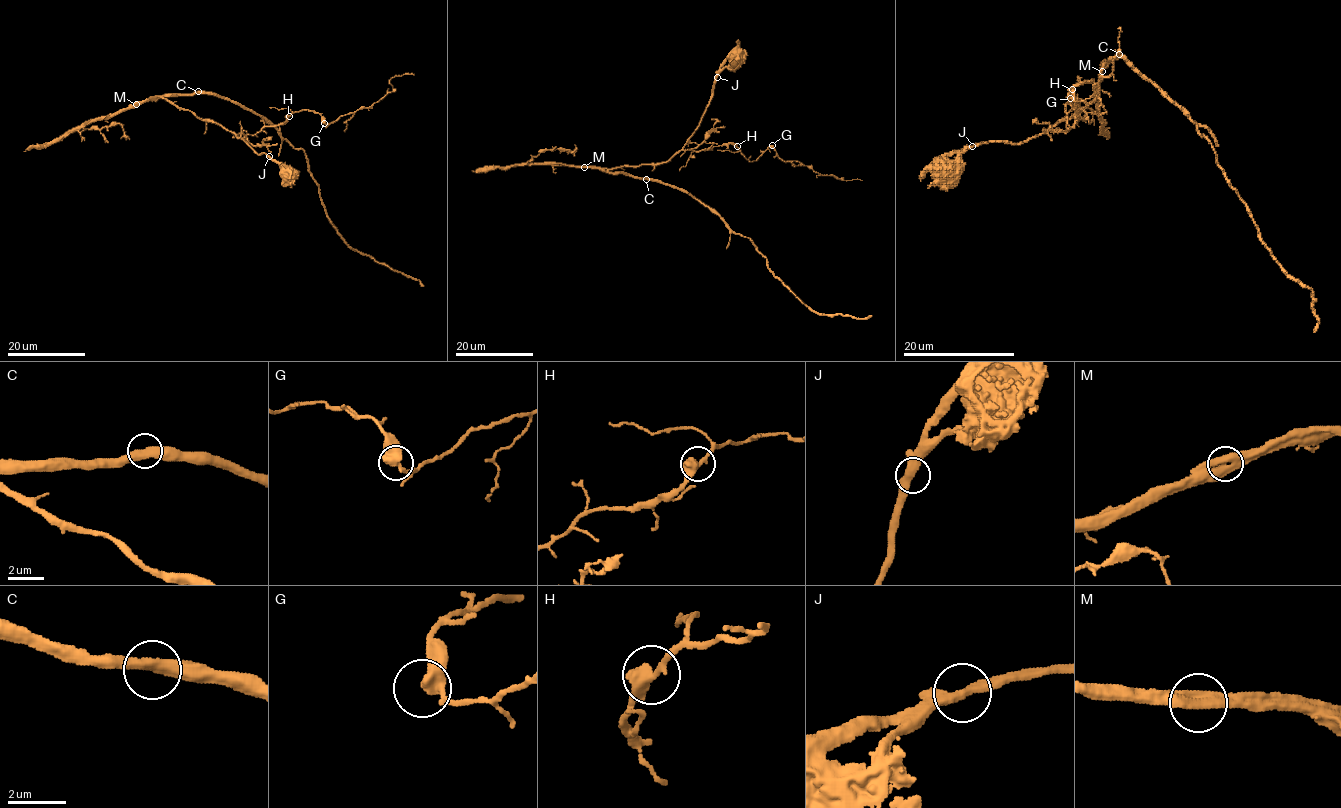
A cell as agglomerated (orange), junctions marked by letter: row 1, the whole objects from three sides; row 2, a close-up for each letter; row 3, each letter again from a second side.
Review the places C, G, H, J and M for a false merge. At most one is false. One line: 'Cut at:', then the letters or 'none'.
Cut at: none

